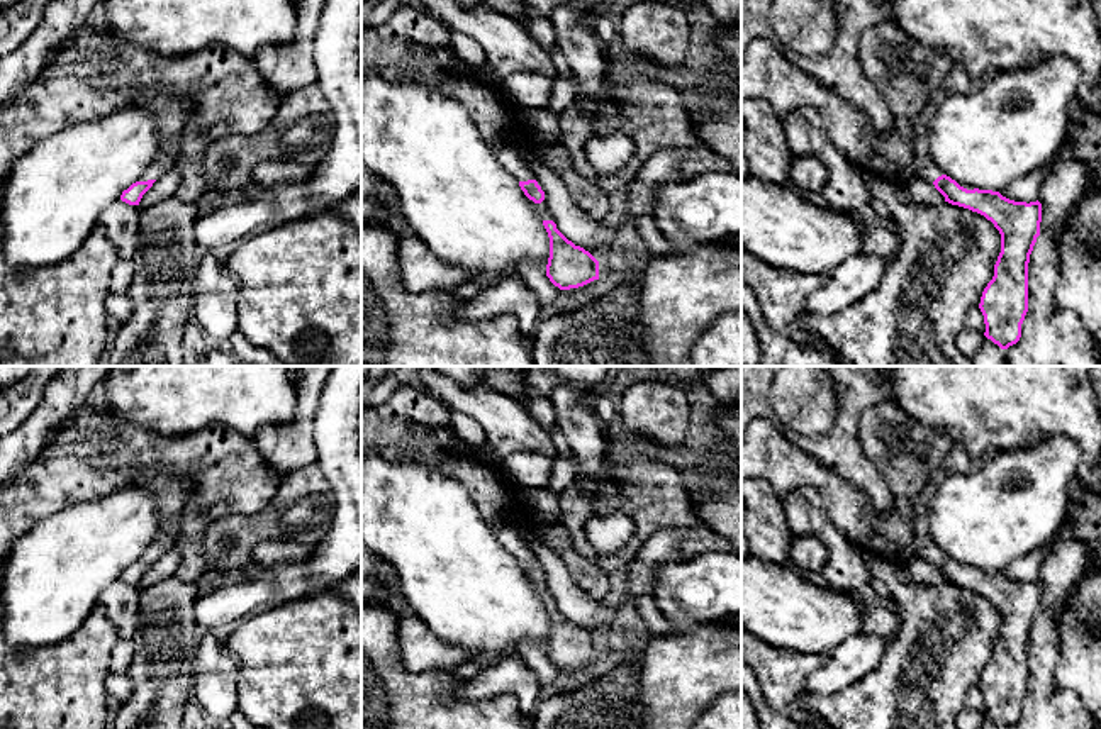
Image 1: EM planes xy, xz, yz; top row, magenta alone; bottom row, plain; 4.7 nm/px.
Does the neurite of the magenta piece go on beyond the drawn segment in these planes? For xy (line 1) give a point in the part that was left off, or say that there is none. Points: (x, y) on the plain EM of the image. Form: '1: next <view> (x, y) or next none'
1: next xy (172, 490)

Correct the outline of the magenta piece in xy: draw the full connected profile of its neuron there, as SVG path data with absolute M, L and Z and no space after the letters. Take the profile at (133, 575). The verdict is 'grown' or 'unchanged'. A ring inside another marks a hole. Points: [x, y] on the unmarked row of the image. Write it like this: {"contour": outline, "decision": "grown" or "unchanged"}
{"contour": "M146 473L141 483L159 502L161 524L156 539L141 558L122 571L120 580L129 585L139 585L153 563L173 548L182 524L182 512L192 493L190 481L173 473Z", "decision": "grown"}

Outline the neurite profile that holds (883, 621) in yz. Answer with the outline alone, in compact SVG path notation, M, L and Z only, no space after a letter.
M865 605L862 620L863 632L880 636L887 648L899 632L899 615L892 607Z

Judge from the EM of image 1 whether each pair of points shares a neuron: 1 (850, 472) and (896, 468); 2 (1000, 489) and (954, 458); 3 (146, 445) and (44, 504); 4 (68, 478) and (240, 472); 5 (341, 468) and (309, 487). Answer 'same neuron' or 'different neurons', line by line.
1: different neurons
2: different neurons
3: same neuron
4: same neuron
5: different neurons

